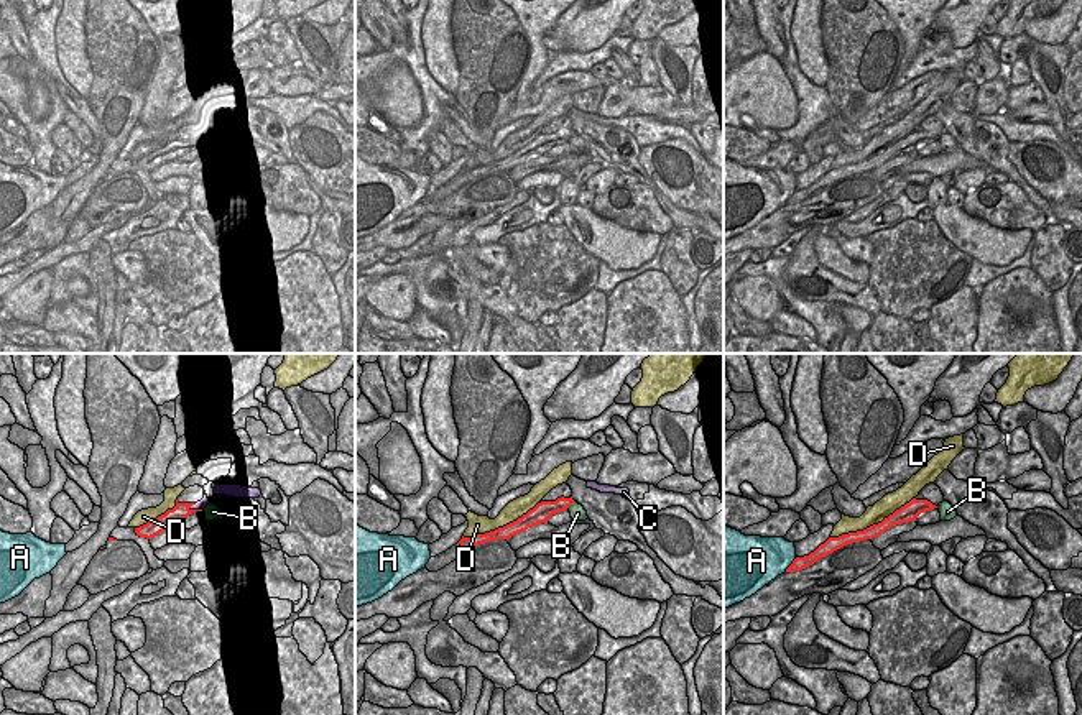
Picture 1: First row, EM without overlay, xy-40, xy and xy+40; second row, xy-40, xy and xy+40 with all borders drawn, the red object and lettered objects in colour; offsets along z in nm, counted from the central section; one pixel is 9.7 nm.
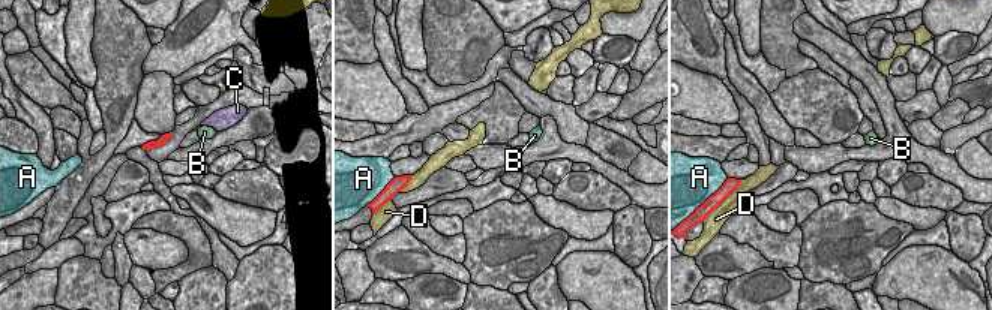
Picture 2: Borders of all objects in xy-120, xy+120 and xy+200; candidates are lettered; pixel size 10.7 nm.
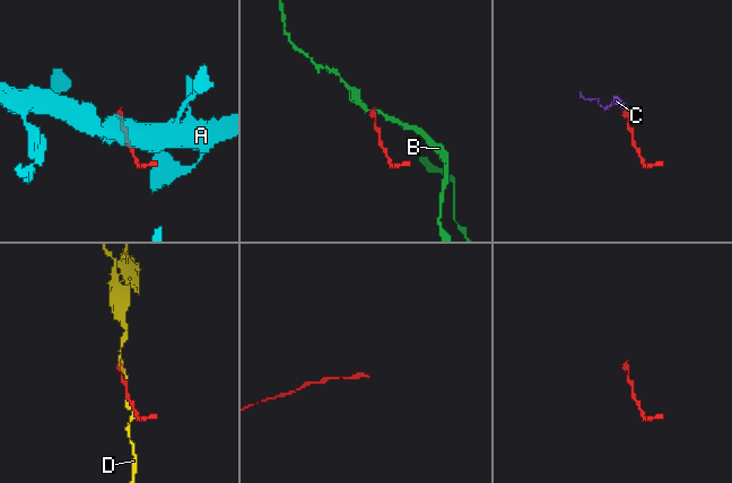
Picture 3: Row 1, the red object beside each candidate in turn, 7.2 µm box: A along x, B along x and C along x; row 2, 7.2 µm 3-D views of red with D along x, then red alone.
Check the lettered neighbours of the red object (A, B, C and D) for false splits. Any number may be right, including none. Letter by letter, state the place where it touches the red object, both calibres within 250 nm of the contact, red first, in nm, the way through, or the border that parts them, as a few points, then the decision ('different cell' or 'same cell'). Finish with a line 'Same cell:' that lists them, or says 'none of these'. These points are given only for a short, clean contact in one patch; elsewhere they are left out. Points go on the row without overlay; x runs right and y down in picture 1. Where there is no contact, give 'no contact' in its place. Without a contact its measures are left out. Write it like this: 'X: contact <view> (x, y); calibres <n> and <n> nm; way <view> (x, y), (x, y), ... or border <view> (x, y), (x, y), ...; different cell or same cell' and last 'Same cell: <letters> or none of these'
A: contact xy+40 (791, 196); calibres 130 and 420 nm; different cell
B: contact xy (571, 135); calibres 160 and 160 nm; border xy (574, 133), (568, 138); different cell
C: contact xy-40 (196, 142); calibres 180 and 90 nm; way xy-40 (178, 147), (183, 142), (196, 142), (204, 133); same cell
D: contact xy+40 (873, 156); calibres 130 and 190 nm; different cell
Same cell: C

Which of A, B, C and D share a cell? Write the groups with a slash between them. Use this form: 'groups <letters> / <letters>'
groups A / B / C / D

